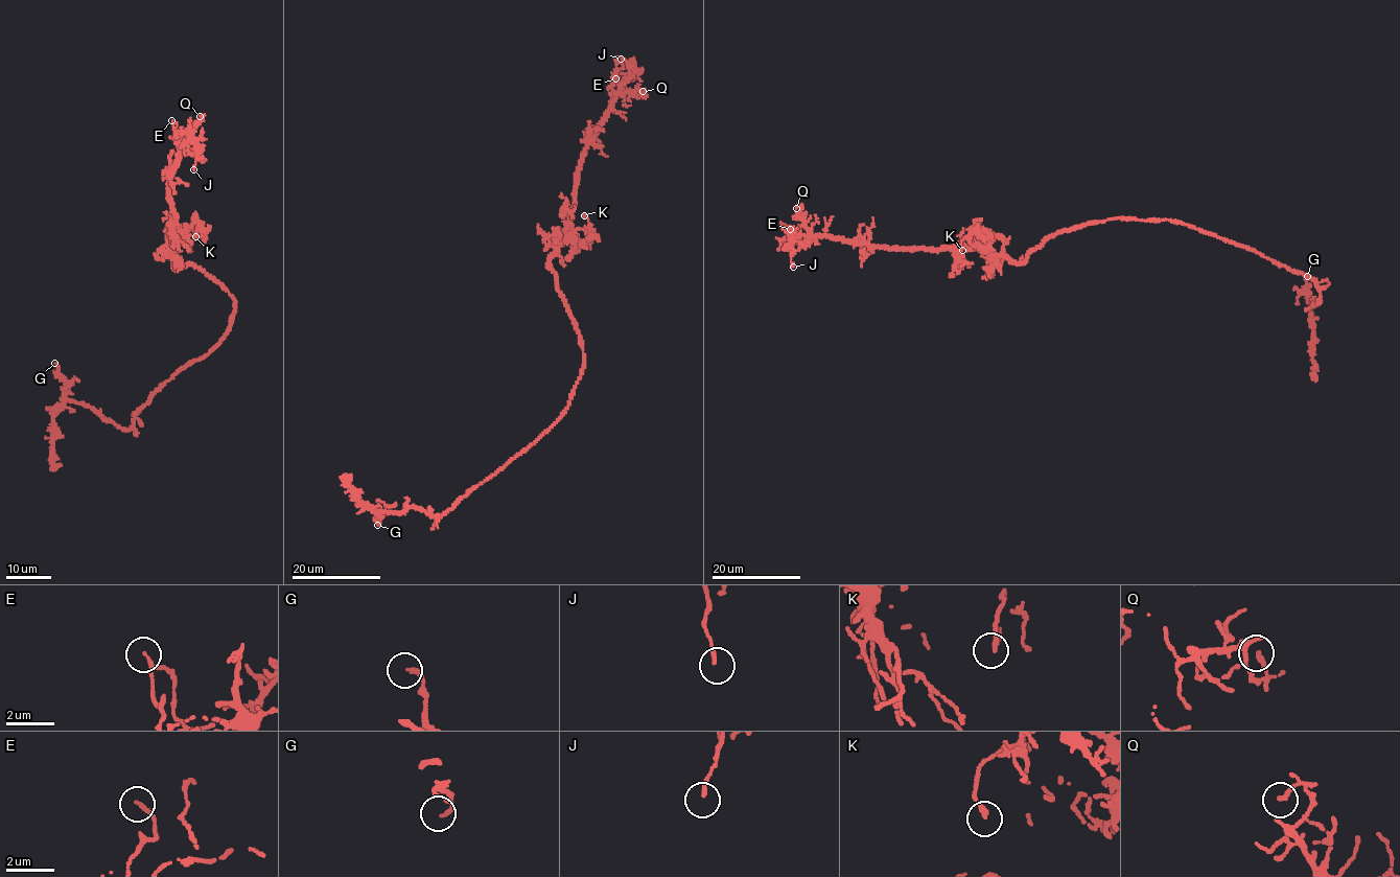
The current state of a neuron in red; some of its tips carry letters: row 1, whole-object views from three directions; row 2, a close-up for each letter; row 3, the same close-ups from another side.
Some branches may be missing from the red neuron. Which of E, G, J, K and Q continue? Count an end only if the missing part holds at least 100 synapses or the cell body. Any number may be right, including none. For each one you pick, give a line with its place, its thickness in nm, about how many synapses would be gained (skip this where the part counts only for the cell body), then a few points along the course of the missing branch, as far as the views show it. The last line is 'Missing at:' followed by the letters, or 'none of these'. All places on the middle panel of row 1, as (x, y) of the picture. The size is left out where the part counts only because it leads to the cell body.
Missing at: none of these

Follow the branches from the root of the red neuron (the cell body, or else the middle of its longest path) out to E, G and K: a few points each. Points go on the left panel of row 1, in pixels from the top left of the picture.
E: (234, 302), (224, 286), (196, 266), (177, 269), (173, 263), (176, 215), (166, 185), (180, 147), (171, 120)
G: (234, 302), (236, 309), (227, 332), (208, 353), (165, 381), (138, 408), (127, 430), (69, 400), (54, 363)
K: (234, 302), (224, 286), (196, 266), (184, 263), (177, 269), (172, 249), (194, 217), (200, 227), (195, 236)

